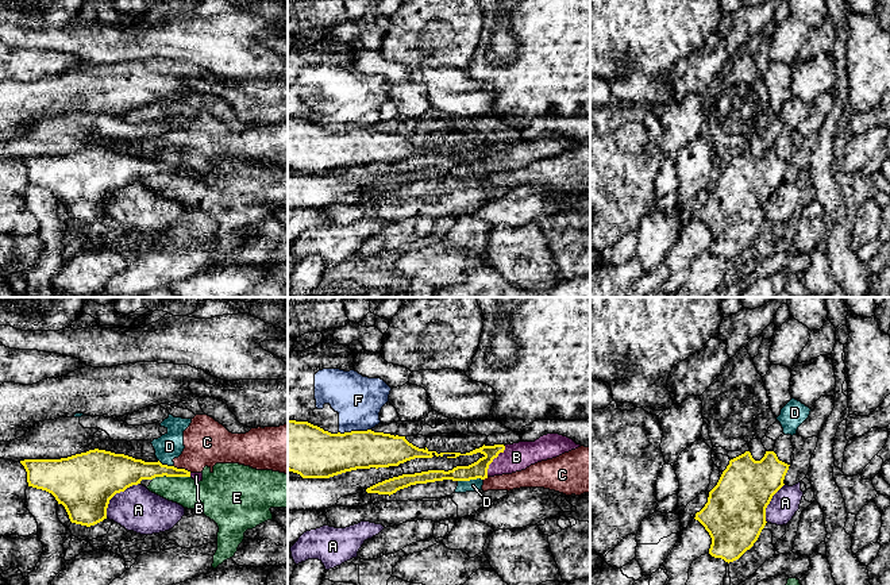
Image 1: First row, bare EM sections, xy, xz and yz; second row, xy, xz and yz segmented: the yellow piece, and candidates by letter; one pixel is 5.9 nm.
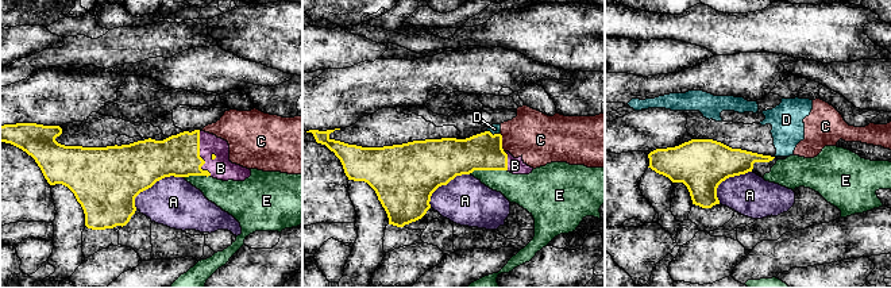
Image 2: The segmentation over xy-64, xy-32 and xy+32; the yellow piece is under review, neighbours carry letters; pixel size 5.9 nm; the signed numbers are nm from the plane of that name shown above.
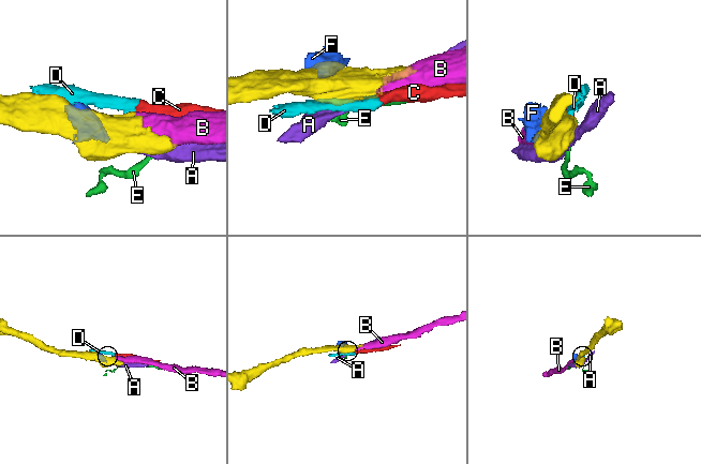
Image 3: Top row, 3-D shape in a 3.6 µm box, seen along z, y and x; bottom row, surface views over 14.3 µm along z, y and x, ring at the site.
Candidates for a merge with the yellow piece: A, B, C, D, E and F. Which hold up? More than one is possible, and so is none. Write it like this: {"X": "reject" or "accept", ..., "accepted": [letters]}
{"A": "reject", "B": "accept", "C": "reject", "D": "reject", "E": "reject", "F": "reject", "accepted": ["B"]}

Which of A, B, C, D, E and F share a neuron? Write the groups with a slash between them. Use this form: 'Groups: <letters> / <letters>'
Groups: A / B / C D / E / F

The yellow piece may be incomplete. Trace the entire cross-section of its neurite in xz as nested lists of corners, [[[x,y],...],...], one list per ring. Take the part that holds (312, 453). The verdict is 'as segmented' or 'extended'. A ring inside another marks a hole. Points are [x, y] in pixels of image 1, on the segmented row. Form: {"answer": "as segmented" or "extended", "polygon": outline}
{"answer": "extended", "polygon": [[[288,420],[288,470],[303,478],[330,478],[346,472],[370,467],[398,466],[415,458],[443,457],[456,458],[481,453],[483,457],[469,466],[452,470],[428,470],[402,474],[378,482],[366,489],[367,493],[393,494],[400,489],[416,484],[443,480],[470,481],[488,477],[512,474],[525,470],[531,465],[556,458],[581,447],[573,439],[547,434],[535,442],[513,444],[482,446],[470,453],[440,453],[419,449],[405,436],[384,432],[351,431],[331,434],[308,422]]]}

